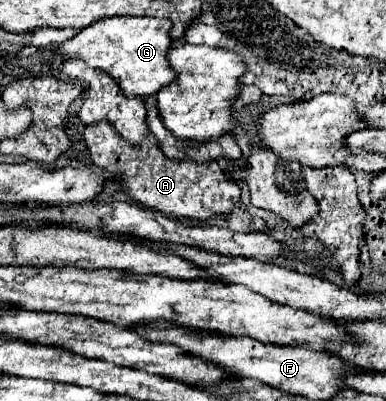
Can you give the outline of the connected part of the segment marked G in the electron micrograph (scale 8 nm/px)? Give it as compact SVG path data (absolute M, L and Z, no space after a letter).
M107 17L85 27L79 35L59 45L57 51L63 55L63 59L77 55L83 57L89 67L109 73L113 79L117 79L127 97L147 97L155 95L177 77L167 59L173 45L171 27L173 23L169 19Z

